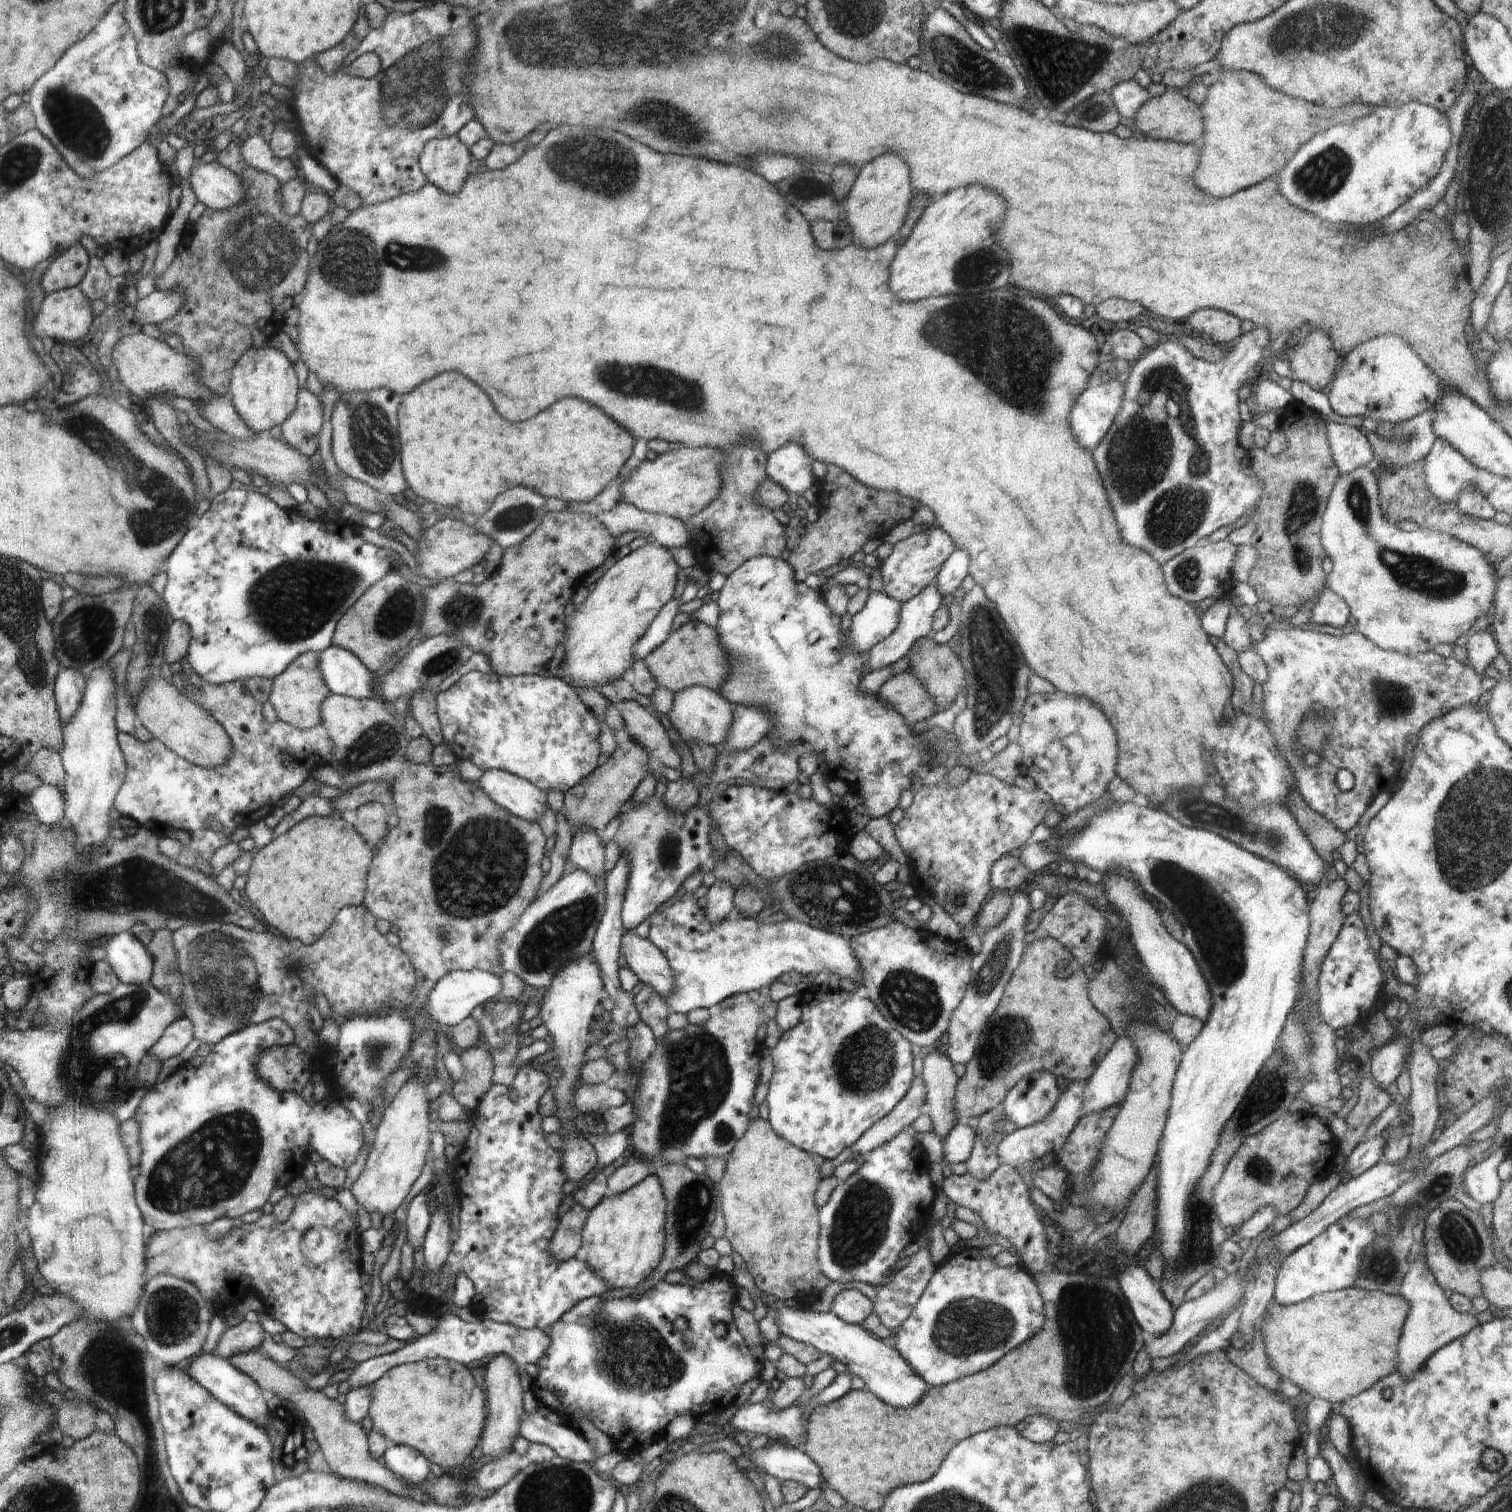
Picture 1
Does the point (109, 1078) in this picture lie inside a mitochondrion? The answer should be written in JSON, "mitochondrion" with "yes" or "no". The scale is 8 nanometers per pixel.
{"mitochondrion":"yes"}

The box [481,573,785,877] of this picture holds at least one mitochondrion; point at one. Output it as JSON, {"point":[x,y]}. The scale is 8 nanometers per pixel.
{"point":[754,675]}

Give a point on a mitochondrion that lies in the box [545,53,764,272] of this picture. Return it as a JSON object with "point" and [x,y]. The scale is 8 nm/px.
{"point":[665,117]}

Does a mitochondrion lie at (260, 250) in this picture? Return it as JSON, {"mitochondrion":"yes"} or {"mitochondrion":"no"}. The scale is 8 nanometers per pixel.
{"mitochondrion":"yes"}

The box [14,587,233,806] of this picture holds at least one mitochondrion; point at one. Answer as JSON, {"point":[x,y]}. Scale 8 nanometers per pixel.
{"point":[86,634]}

